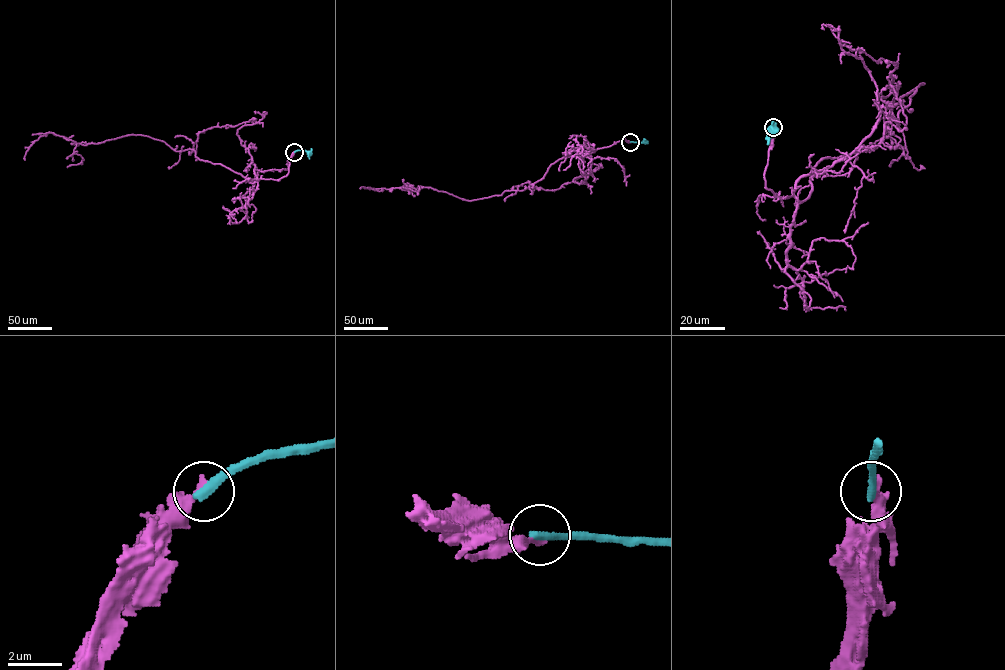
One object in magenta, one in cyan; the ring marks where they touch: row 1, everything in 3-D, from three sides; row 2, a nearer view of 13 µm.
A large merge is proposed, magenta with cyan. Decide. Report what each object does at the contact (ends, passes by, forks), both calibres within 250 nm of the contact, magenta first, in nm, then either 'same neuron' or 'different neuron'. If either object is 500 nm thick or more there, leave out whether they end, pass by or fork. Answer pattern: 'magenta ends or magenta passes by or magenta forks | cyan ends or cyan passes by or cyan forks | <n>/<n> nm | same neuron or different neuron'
magenta ends | cyan ends | 320/400 nm | different neuron

